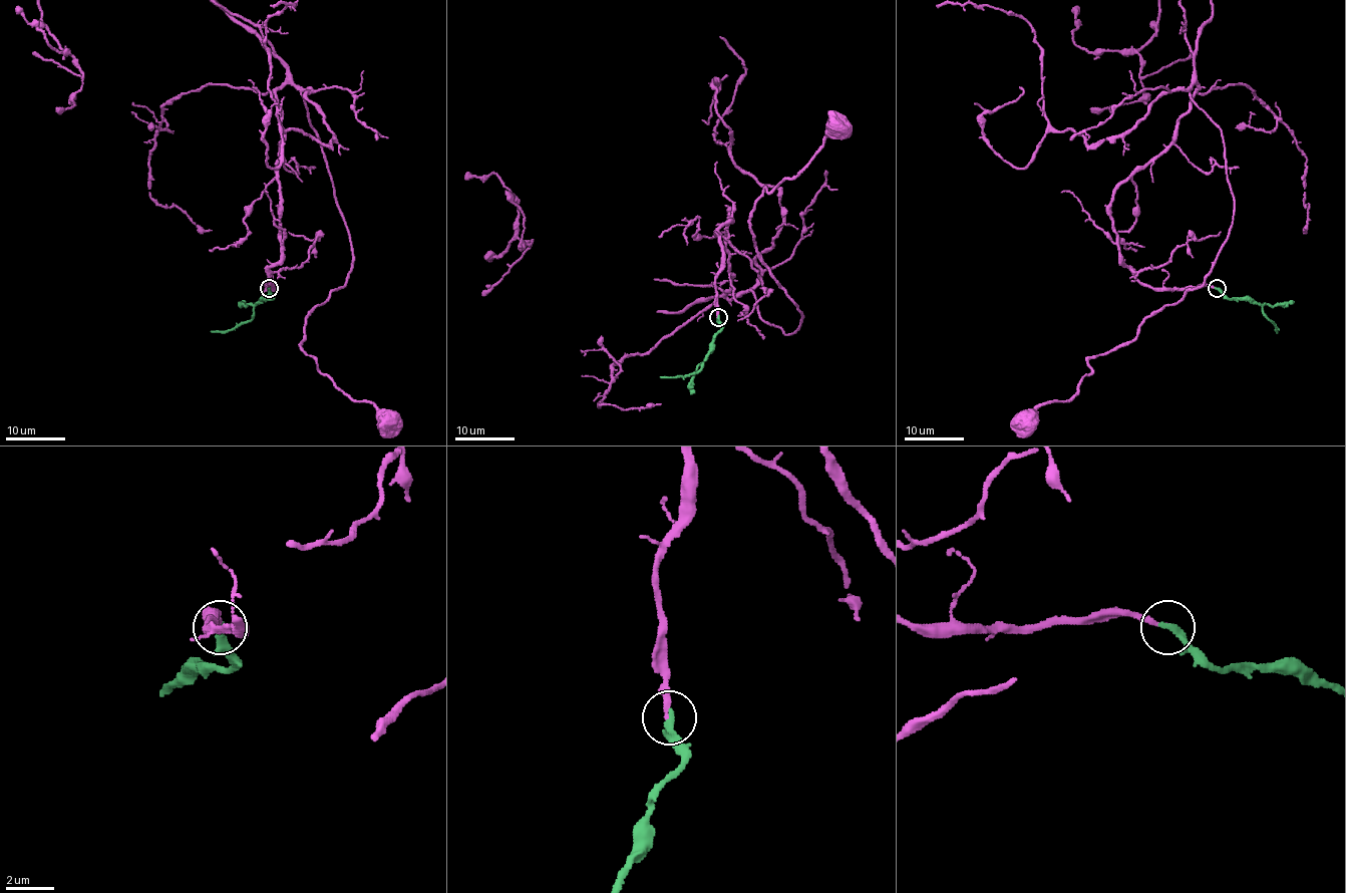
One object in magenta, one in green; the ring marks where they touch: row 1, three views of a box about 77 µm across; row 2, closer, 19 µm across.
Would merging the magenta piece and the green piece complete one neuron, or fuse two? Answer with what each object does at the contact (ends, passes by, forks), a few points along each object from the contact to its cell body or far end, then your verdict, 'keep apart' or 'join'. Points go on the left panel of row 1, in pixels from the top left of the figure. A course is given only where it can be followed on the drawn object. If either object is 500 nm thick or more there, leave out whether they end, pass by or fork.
magenta ends | green ends | magenta via (269, 289), (281, 234), (275, 93), (292, 84), (317, 134), (353, 266), (305, 319), (301, 348), (390, 424) | green via (269, 289), (271, 298), (264, 298), (253, 308), (250, 320), (211, 332) | join

